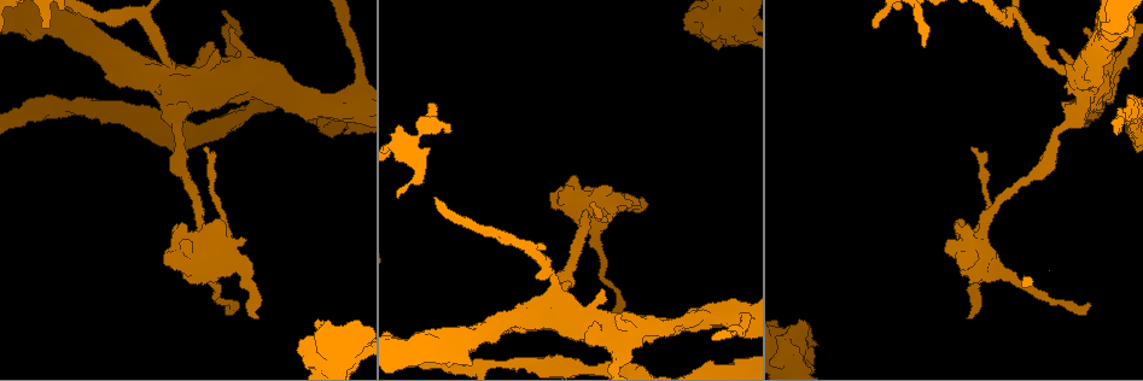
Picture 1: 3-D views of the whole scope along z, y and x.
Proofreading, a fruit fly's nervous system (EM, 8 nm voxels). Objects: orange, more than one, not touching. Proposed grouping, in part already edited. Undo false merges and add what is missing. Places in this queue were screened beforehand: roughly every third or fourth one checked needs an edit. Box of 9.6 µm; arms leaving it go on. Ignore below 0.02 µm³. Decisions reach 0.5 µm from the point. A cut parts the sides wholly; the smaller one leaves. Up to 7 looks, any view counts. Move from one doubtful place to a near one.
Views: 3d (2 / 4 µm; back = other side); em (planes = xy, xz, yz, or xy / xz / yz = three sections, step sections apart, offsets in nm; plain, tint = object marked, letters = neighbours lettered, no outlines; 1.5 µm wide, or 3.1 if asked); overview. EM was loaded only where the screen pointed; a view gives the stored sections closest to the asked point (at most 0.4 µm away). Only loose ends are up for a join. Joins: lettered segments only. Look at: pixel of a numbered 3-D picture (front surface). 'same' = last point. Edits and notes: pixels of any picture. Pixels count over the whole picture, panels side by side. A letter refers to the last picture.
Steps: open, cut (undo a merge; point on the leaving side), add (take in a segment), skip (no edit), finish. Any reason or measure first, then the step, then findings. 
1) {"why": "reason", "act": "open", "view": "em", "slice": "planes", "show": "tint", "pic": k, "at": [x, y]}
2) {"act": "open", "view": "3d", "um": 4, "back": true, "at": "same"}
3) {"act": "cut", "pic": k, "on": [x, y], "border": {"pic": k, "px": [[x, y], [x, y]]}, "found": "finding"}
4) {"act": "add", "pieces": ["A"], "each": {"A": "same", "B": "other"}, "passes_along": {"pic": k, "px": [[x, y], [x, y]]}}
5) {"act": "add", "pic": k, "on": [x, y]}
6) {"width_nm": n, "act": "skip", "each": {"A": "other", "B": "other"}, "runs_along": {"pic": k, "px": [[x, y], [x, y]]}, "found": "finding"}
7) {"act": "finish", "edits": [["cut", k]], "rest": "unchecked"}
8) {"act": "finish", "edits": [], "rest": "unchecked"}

{"why": "sudden change in width", "act": "open", "view": "em", "slice": "yz", "step": 8, "show": "letters", "pic": 1, "at": [1064, 69]}

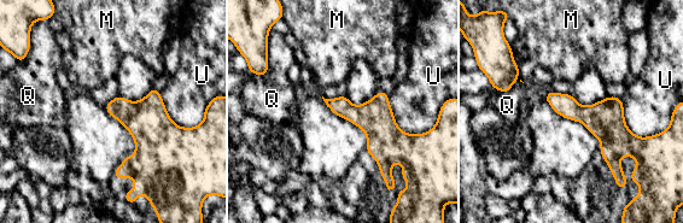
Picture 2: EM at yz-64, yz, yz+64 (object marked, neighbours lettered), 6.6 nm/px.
{"why": "cut it another way", "act": "open", "view": "em", "slice": "planes", "show": "letters", "at": "same"}

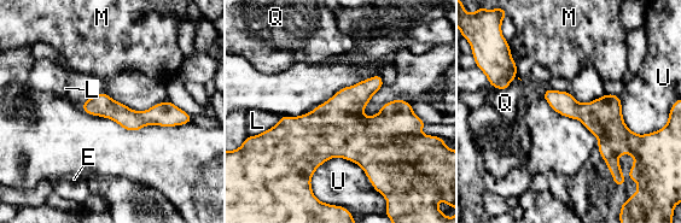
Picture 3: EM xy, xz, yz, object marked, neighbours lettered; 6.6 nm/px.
{"longest_contact_nm": ["U", 400], "act": "skip", "each": {"E": "other", "L": "other", "M": "other", "Q": "other", "U": "other"}, "found": "one neuron here"}

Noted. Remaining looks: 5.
{"why": "an open end", "act": "open", "view": "em", "slice": "planes", "show": "letters", "pic": 1, "at": [268, 65]}

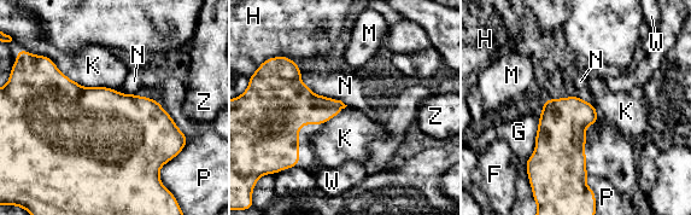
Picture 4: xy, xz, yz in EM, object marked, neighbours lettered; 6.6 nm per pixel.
{"act": "skip", "each": {"F": "other", "G": "other", "H": "other", "K": "other", "M": "other", "N": "other", "P": "other", "W": "other", "Z": "other"}, "border": {"pic": 4, "px": [[300, 74], [315, 93], [331, 98]]}, "found": "none of them fits"}

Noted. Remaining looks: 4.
{"why": "free end", "act": "open", "view": "3d", "um": 4, "pic": 1, "at": [257, 316]}

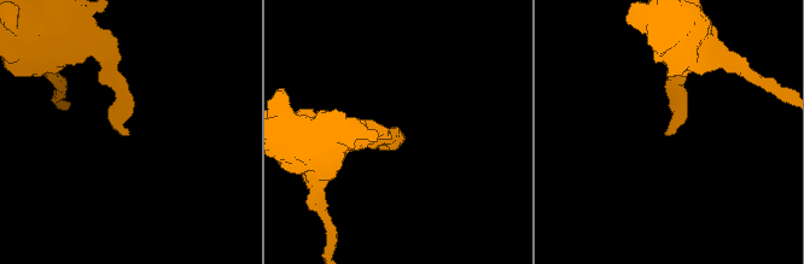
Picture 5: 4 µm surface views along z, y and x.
{"why": "now the EM", "act": "open", "view": "em", "slice": "xz", "step": 4, "show": "tint", "pic": 5, "at": [668, 134]}

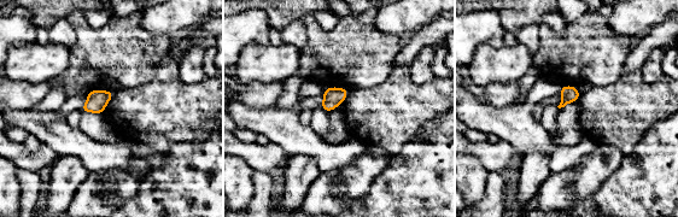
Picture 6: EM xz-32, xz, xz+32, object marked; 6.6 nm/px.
{"act": "open", "view": "em", "slice": "xy", "step": 4, "show": "letters", "at": "same"}

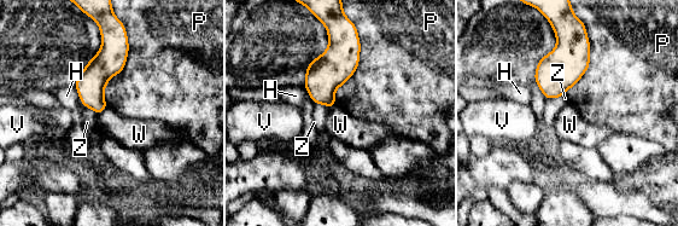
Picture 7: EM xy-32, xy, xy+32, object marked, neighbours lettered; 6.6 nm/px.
{"act": "skip", "each": {"H": "other", "P": "other", "V": "other", "W": "other", "Z": "other"}, "border": {"pic": 7, "px": [[74, 87], [79, 100], [85, 108]]}, "found": "none of them fits"}

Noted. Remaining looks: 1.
{"act": "finish", "edits": [], "rest": "unchecked"}

